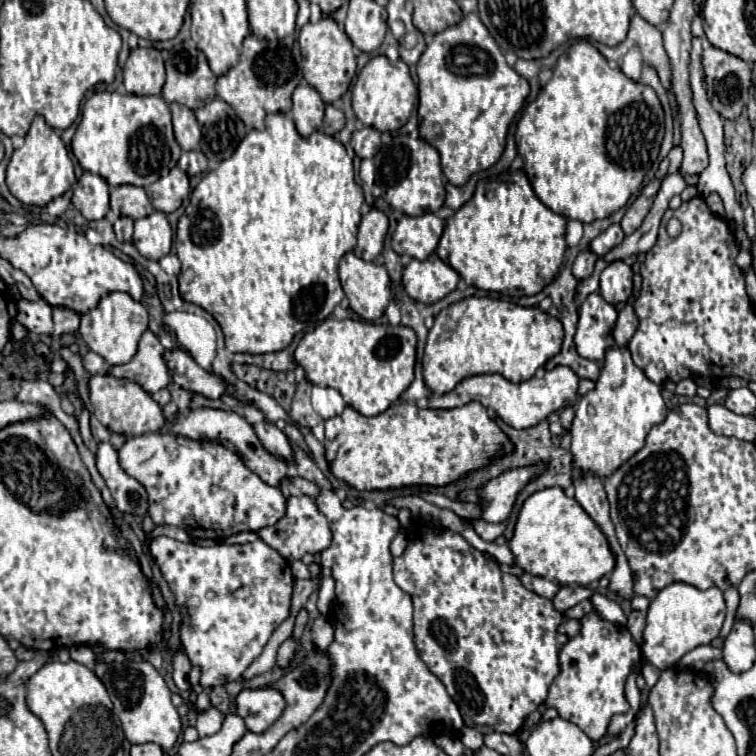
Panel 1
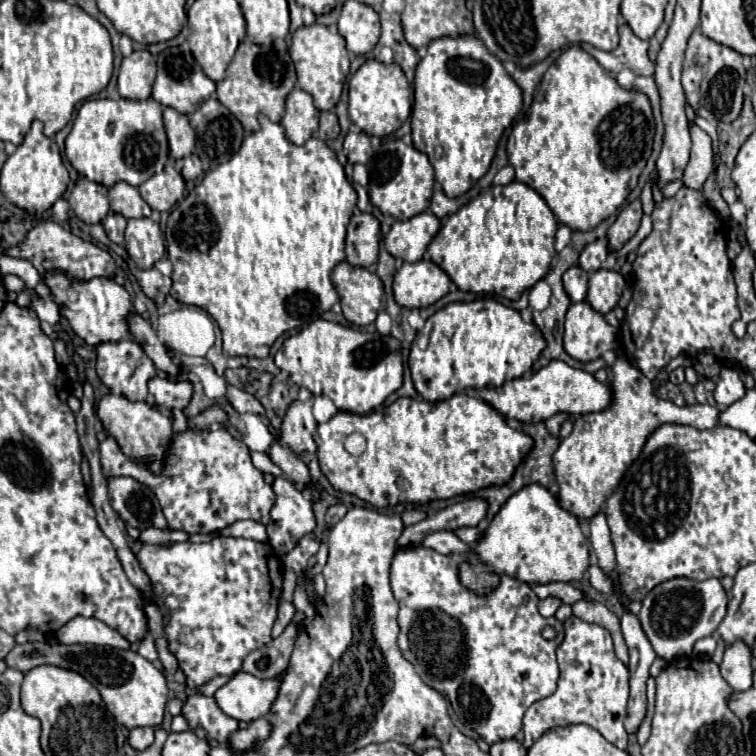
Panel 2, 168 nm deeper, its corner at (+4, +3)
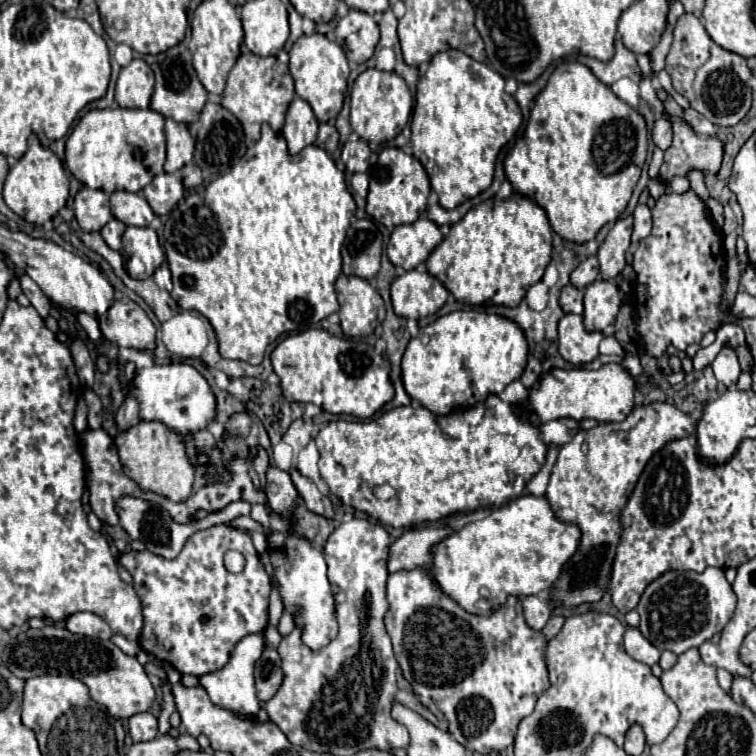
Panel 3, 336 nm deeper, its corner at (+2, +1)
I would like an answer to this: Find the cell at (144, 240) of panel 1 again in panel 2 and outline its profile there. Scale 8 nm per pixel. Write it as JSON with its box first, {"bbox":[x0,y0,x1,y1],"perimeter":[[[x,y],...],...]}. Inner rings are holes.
{"bbox":[126,217,166,269],"perimeter":[[[148,217],[130,219],[126,227],[126,249],[140,269],[150,269],[166,253],[160,223]]]}

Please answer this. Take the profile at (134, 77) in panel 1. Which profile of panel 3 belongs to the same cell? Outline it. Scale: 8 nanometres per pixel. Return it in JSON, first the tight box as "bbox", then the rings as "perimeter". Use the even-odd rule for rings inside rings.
{"bbox":[116,59,152,109],"perimeter":[[[134,59],[120,71],[120,77],[116,81],[116,103],[126,109],[146,109],[150,105],[152,89],[152,69],[142,59]]]}

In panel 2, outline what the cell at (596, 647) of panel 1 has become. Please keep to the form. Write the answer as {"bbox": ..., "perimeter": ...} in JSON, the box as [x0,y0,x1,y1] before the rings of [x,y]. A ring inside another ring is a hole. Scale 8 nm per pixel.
{"bbox":[524,617,628,749],"perimeter":[[[570,617],[566,623],[566,637],[558,647],[560,679],[558,689],[540,701],[536,701],[524,715],[524,745],[530,747],[536,737],[556,725],[584,723],[604,735],[606,741],[618,749],[626,749],[628,733],[624,729],[626,703],[628,703],[628,669],[618,661],[608,629],[586,623],[578,617]]]}

